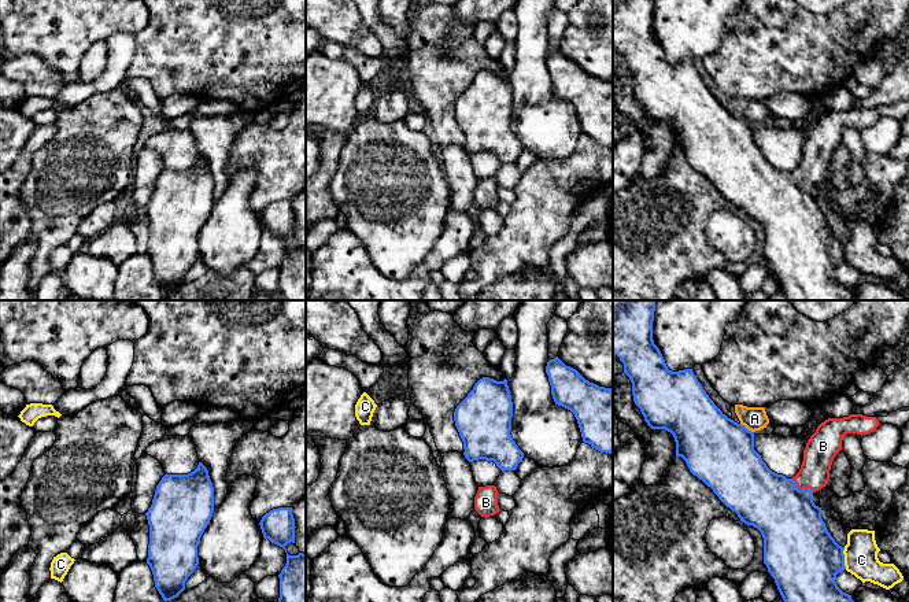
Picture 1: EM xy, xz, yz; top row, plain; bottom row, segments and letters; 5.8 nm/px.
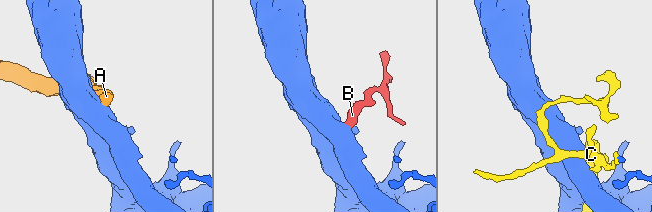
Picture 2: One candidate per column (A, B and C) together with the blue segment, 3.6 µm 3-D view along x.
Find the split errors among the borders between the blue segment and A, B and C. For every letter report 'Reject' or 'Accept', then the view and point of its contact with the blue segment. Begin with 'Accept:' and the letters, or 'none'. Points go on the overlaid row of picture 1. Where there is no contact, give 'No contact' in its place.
Accept: B
A: Reject. Touches blue at yz (746, 428)
B: Accept. Touches blue at yz (804, 488)
C: Reject. Touches blue at yz (843, 558)

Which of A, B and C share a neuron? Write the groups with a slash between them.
A / B / C

